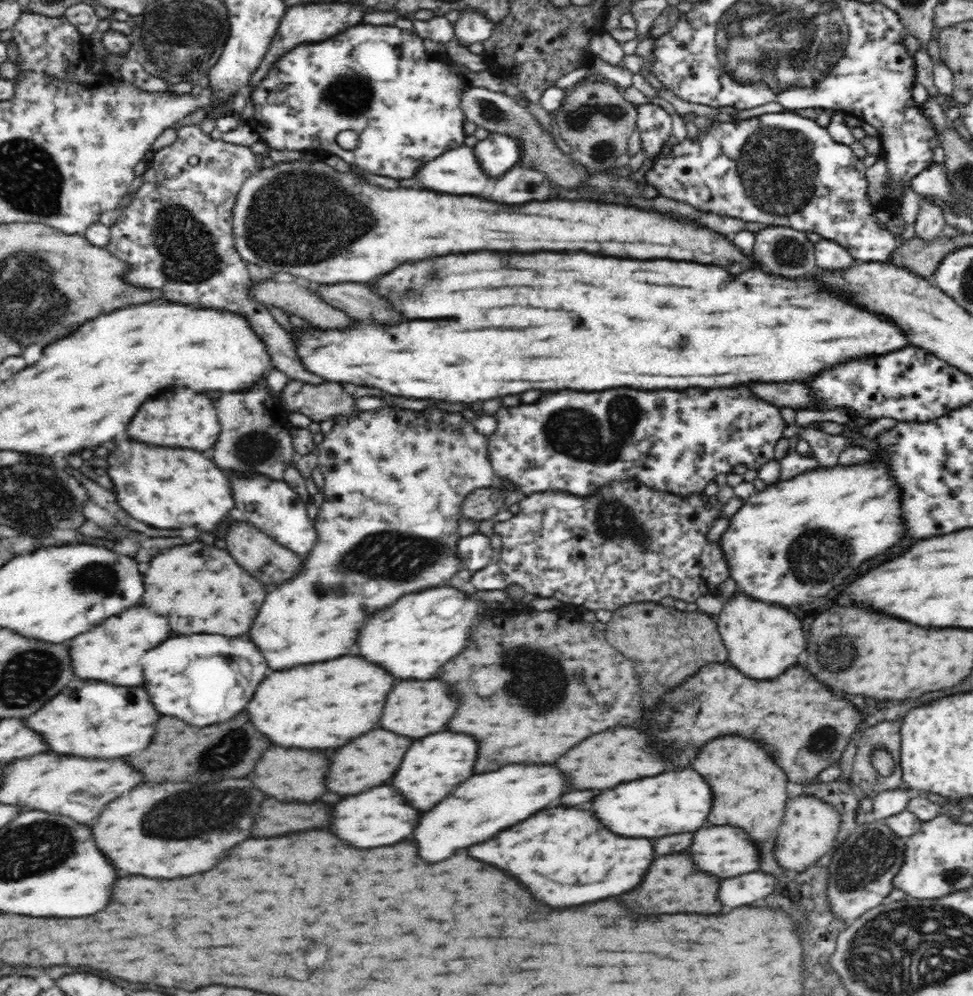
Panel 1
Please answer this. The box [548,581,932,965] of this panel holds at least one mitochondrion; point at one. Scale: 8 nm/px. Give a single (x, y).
(872, 853)

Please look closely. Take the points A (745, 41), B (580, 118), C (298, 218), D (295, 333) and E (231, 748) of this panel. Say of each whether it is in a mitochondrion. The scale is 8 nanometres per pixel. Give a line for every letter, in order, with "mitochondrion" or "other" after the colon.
A: mitochondrion
B: mitochondrion
C: mitochondrion
D: other
E: mitochondrion

